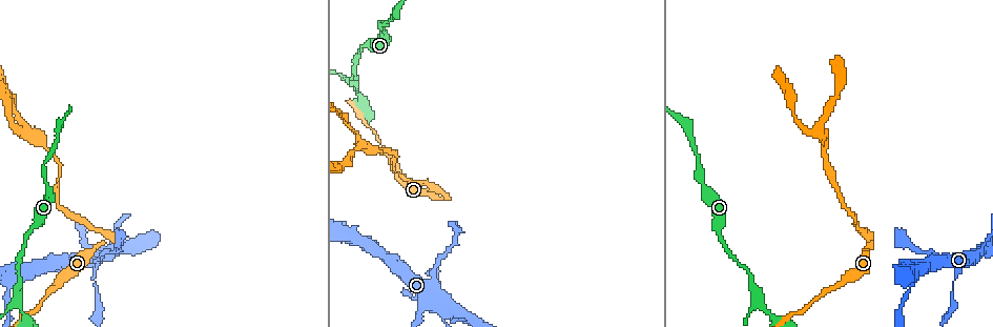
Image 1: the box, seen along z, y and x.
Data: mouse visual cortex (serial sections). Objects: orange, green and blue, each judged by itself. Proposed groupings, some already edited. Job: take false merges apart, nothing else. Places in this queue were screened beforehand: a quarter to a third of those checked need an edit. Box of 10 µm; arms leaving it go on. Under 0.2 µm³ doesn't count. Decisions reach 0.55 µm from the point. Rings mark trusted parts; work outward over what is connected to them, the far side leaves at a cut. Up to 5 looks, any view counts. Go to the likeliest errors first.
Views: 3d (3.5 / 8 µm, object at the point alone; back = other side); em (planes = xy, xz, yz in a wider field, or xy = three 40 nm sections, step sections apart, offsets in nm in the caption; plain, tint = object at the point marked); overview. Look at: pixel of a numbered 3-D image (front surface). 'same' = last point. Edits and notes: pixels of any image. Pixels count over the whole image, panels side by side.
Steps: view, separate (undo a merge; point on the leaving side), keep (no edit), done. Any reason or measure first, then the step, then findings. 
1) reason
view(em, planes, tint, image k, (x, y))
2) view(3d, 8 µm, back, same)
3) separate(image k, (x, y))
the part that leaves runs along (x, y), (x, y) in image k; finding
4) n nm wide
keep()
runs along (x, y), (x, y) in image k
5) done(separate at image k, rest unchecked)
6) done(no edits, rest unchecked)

narrows sharply
view(3d, 3.5 µm, image 1, (106, 236))

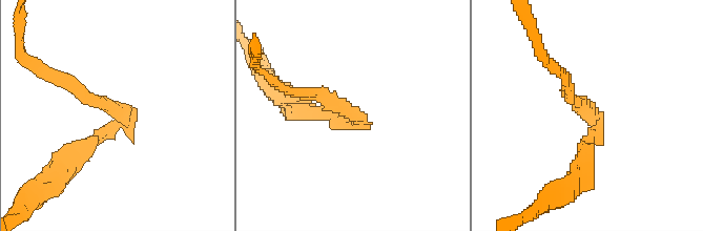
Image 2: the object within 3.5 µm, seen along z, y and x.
arms of 200, 250 nm; now the EM
view(em, planes, plain, image 2, (353, 120))

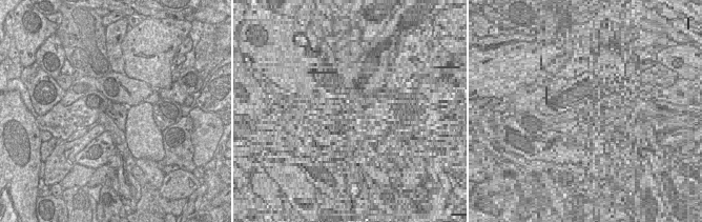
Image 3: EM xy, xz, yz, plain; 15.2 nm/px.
where the object lies
view(em, planes, tint, same)

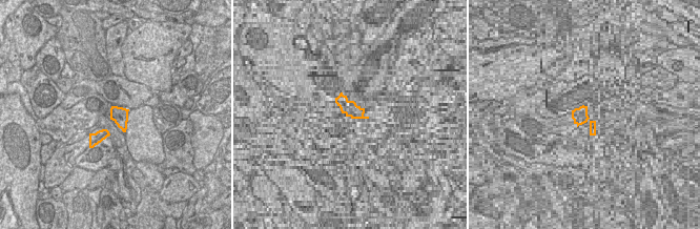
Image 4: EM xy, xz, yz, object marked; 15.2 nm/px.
separate(image 2, (334, 101))
the part that leaves runs along (352, 121), (330, 99), (274, 83) in image 2; a second cell is stuck on

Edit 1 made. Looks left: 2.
three-way junction
view(3d, 3.5 µm, image 1, (758, 298))

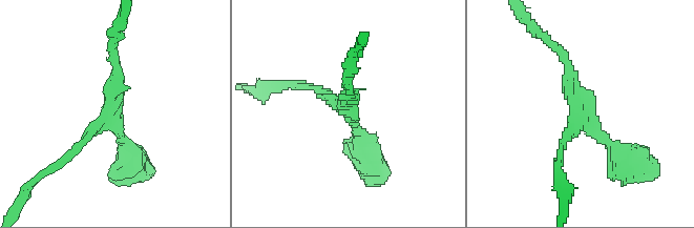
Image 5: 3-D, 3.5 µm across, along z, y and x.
3 arms; arms of 150, 150, 200 nm; shape alone is not enough
view(em, xy, step 2, tint, image 5, (345, 107))

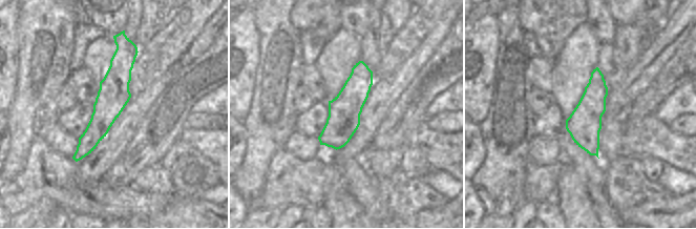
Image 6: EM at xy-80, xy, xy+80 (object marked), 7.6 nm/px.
keep()
runs along (552, 44), (579, 106), (625, 161) in image 5; all the same cell

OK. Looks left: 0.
done(separate at image 2, rest unchecked)

